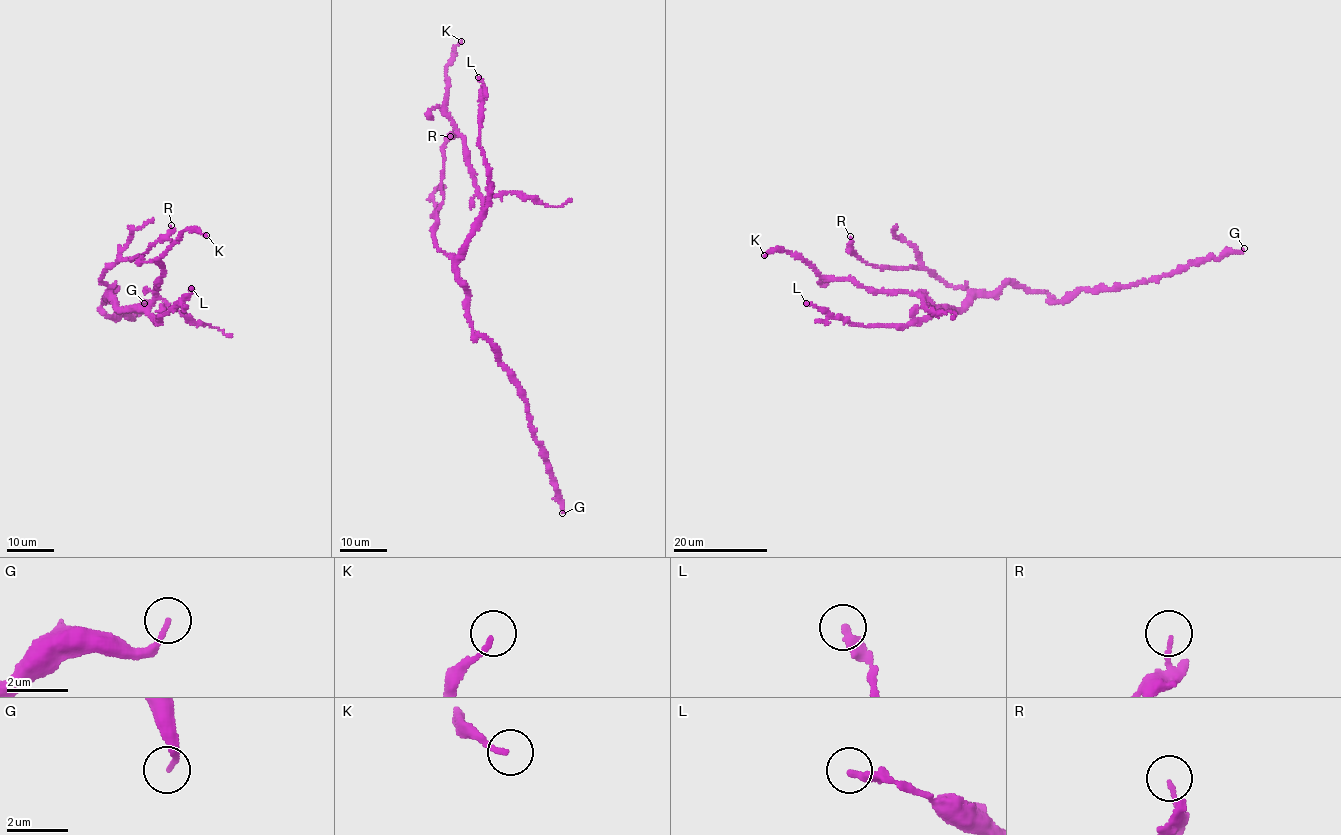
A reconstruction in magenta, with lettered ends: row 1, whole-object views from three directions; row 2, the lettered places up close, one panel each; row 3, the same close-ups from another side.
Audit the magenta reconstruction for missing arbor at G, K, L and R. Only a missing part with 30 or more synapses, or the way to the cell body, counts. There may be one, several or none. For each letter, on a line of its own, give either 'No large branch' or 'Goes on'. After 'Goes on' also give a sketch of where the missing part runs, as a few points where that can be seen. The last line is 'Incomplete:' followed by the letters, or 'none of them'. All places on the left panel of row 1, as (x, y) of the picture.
G: No large branch
K: Goes on
L: No large branch
R: No large branch
Incomplete: K

